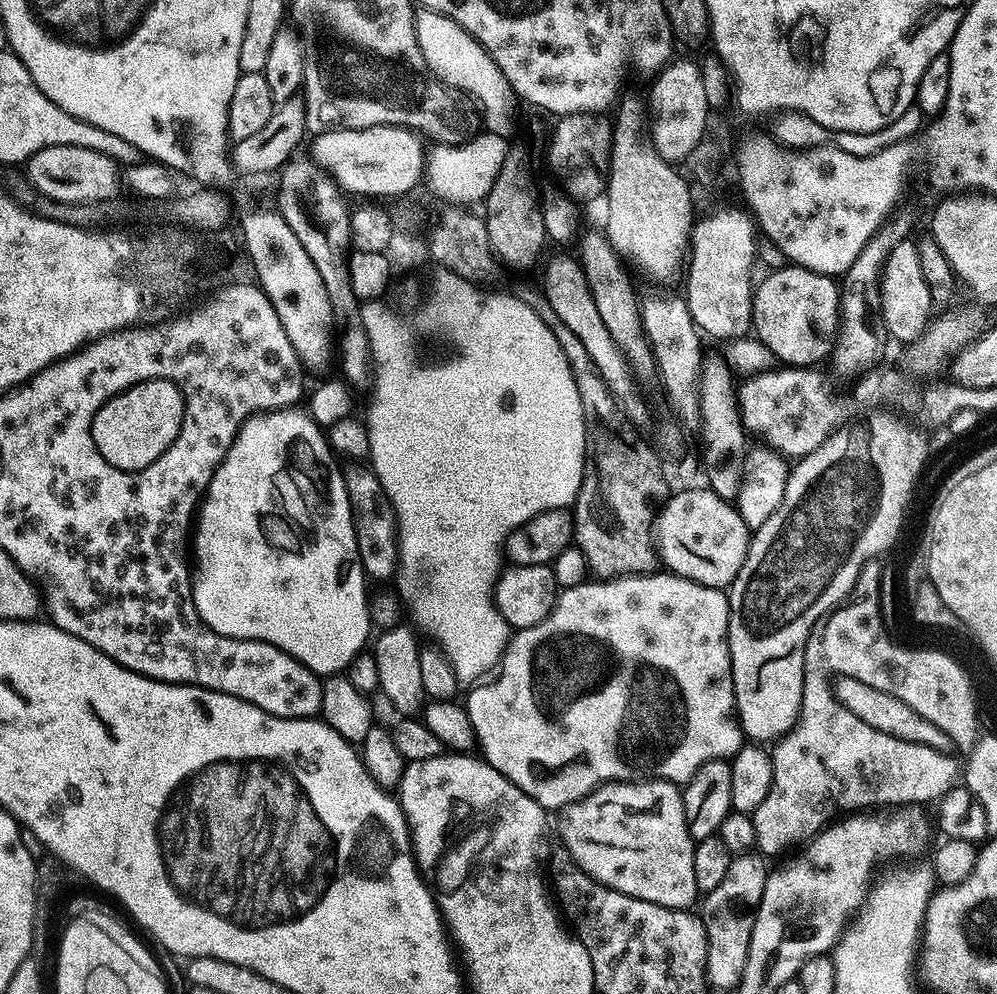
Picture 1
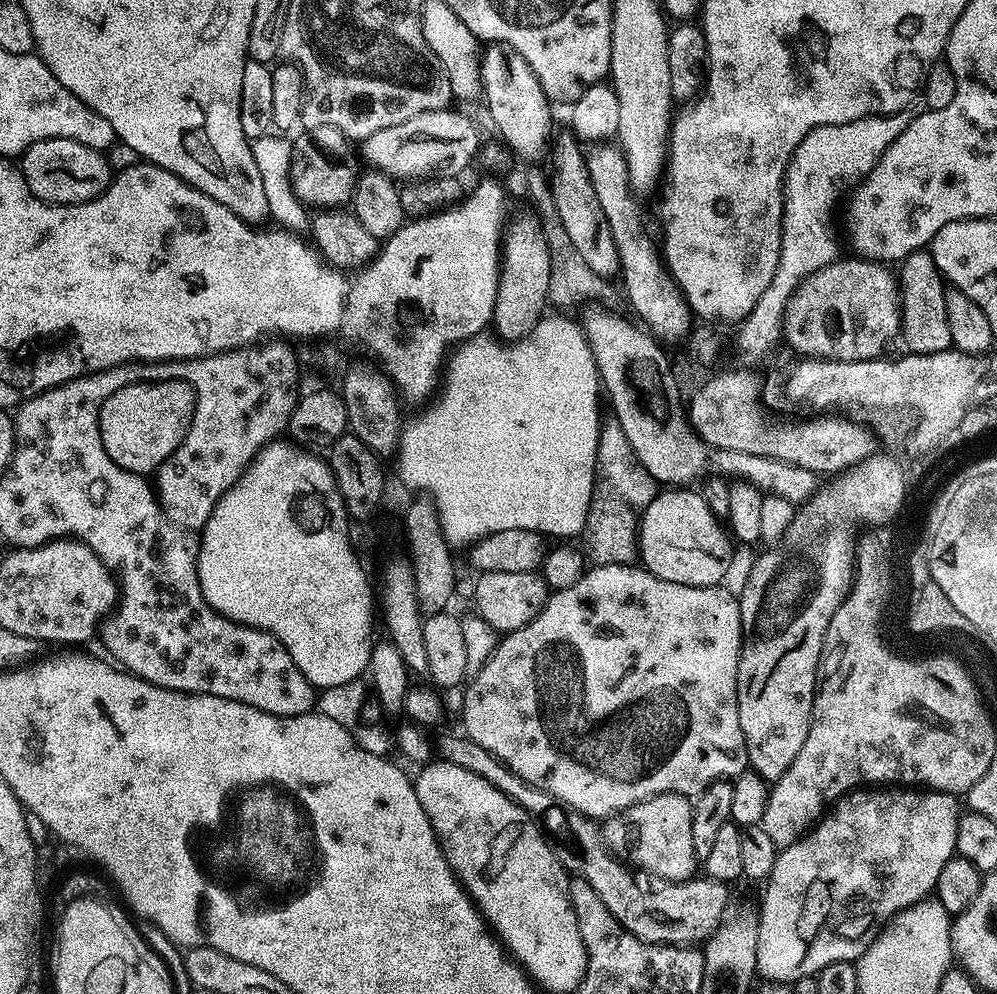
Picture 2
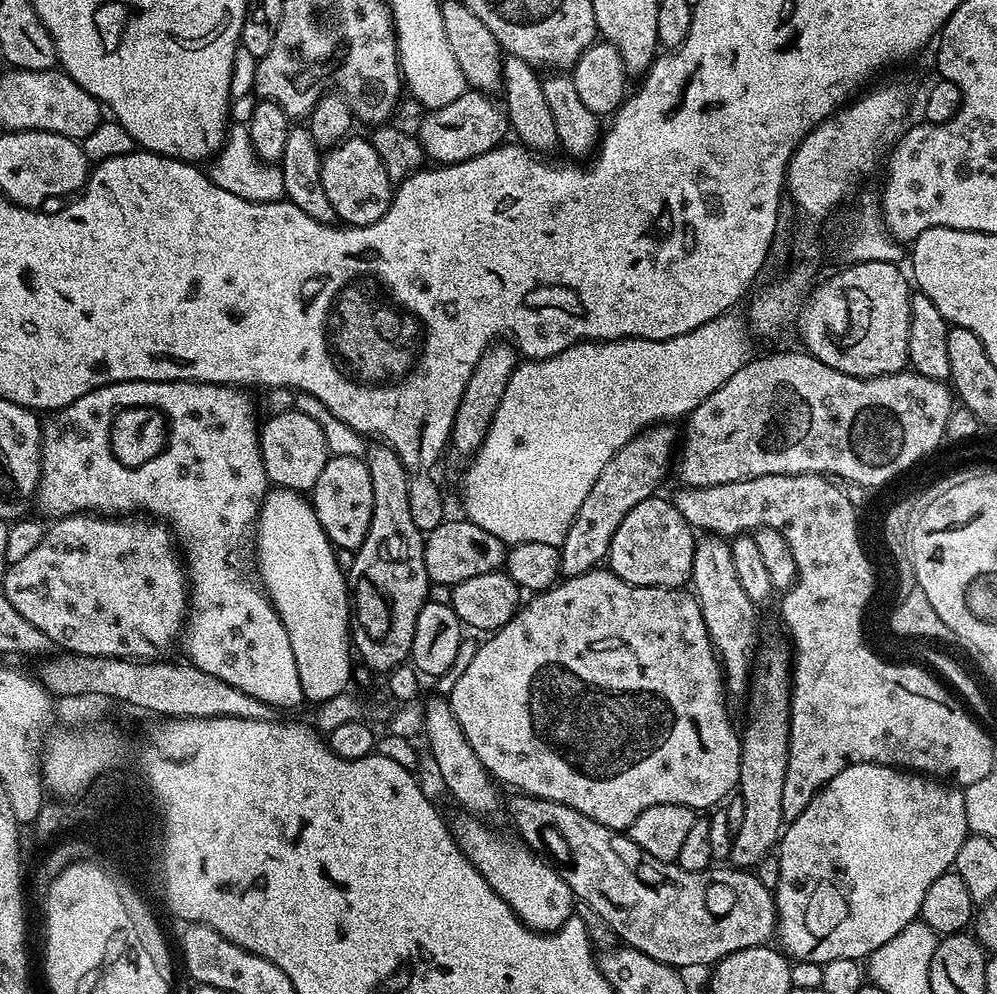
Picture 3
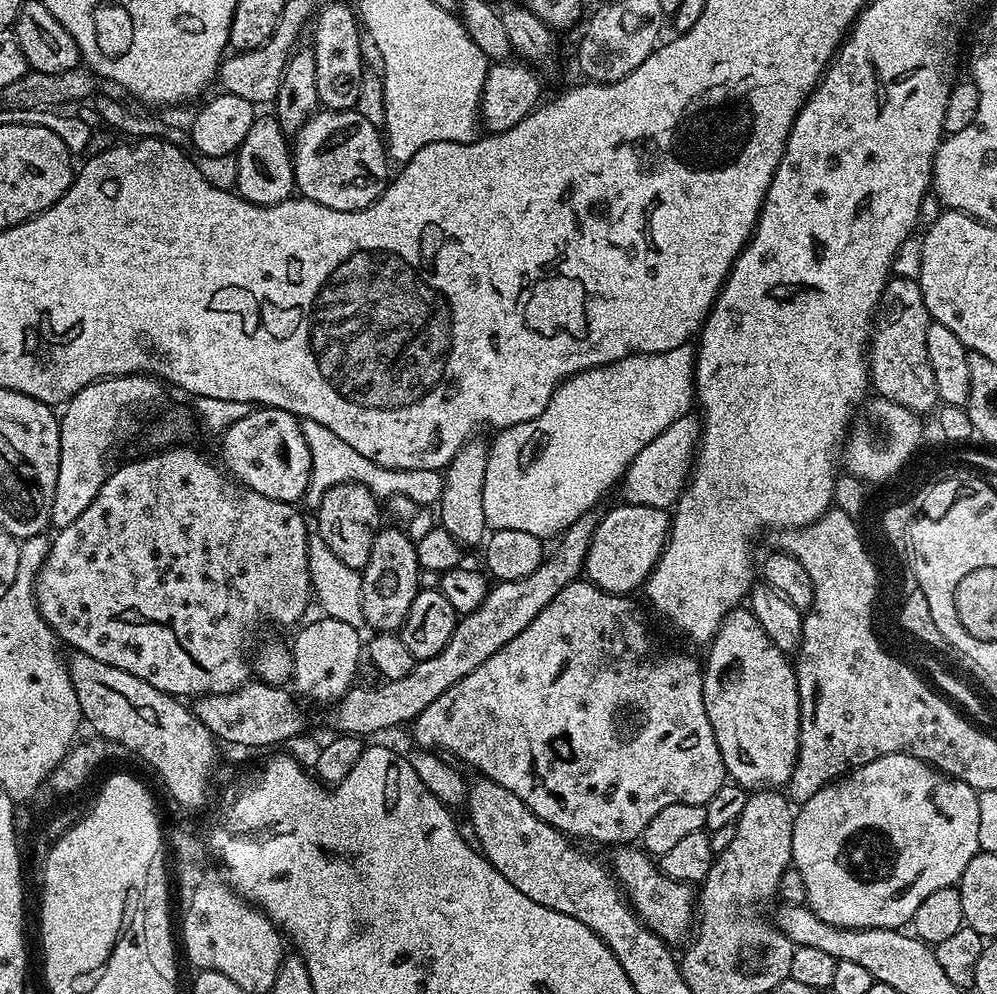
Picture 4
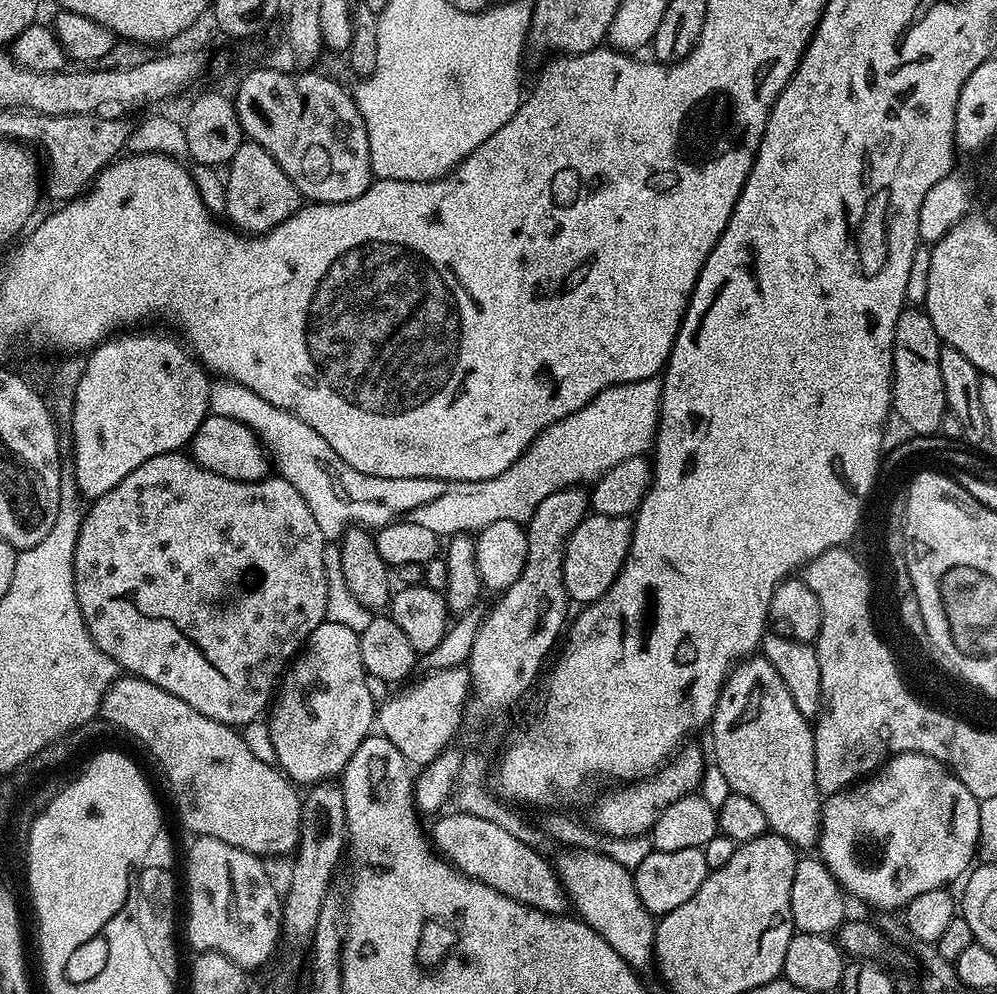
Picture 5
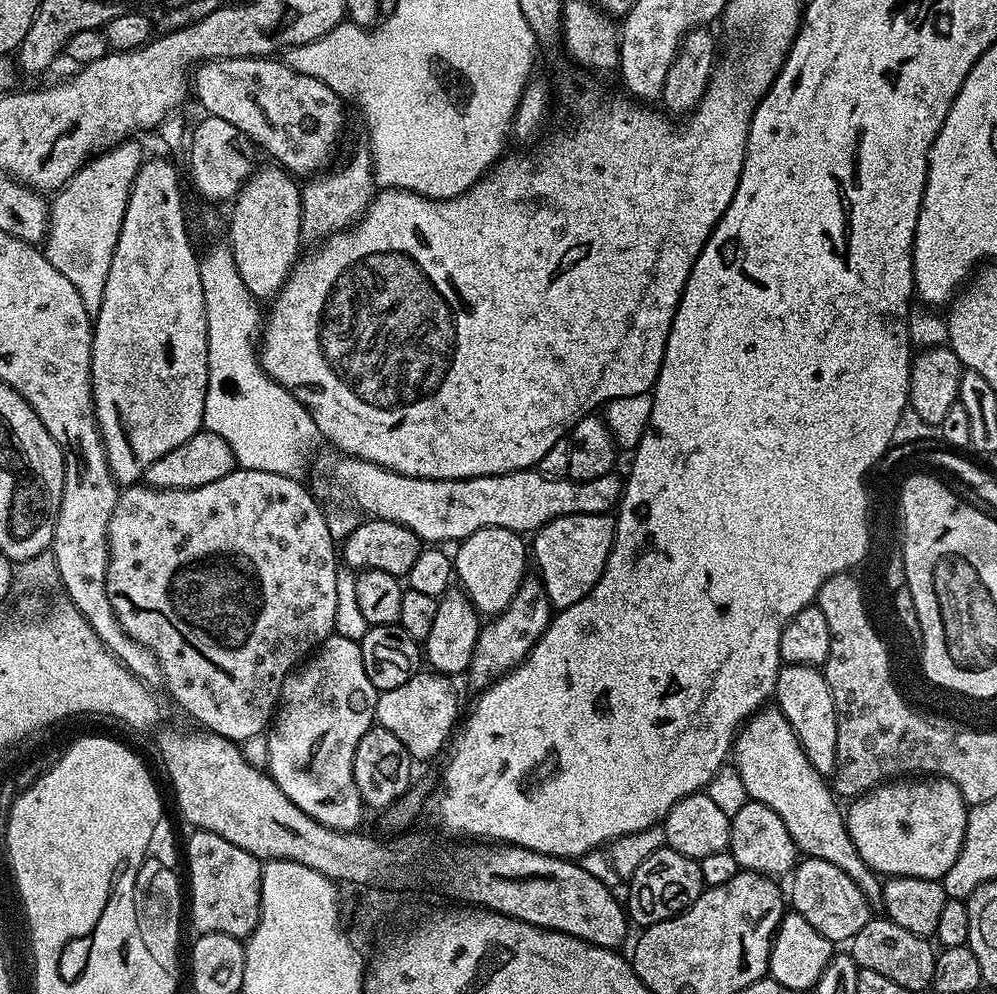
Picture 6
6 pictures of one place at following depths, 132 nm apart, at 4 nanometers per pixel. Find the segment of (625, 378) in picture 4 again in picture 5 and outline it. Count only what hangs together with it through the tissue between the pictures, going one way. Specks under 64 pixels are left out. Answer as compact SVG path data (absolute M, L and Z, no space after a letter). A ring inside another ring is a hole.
M659 379L639 380L629 384L615 384L602 390L582 410L554 422L531 444L510 466L489 480L457 480L431 486L432 497L424 508L423 519L441 538L451 538L457 534L476 534L480 529L490 526L490 522L509 520L524 524L534 514L538 502L563 488L583 485L583 480L595 482L606 470L626 462L626 458L643 456L653 447L656 426L660 422Z

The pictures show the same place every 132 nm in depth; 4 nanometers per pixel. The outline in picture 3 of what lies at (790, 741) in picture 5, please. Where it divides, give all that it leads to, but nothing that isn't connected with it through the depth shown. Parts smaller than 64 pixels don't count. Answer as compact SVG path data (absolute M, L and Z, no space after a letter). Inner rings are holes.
M708 534L697 539L690 588L700 601L702 618L712 639L712 647L716 650L727 691L743 693L750 683L752 662L758 647L758 608L746 596L746 591L738 580L737 571L734 570L732 545L725 537Z

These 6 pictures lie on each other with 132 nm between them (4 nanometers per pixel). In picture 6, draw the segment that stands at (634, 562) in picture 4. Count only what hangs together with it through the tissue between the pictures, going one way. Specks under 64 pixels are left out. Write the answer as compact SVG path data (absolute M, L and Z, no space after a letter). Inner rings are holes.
M570 514L536 529L530 540L530 560L540 571L540 585L553 609L574 606L602 578L615 533L616 521L608 514Z

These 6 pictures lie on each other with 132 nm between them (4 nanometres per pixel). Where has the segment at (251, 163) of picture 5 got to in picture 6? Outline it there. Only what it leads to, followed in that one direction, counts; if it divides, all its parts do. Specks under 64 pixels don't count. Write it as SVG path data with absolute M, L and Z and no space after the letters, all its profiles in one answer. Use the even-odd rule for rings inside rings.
M279 166L271 167L257 167L236 193L231 205L232 225L228 228L227 240L238 274L242 274L242 282L246 282L246 290L250 290L250 294L260 302L271 301L284 287L293 264L302 252L301 185L295 184L297 181L293 173Z

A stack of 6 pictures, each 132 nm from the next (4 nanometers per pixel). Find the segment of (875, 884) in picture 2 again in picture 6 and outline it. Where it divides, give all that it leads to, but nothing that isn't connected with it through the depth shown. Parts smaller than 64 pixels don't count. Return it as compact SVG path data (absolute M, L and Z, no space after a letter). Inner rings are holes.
M904 778L899 782L885 782L871 792L853 799L846 808L848 833L872 871L884 878L909 876L943 881L944 875L958 862L962 842L966 834L966 822L970 811L958 786L943 778Z

